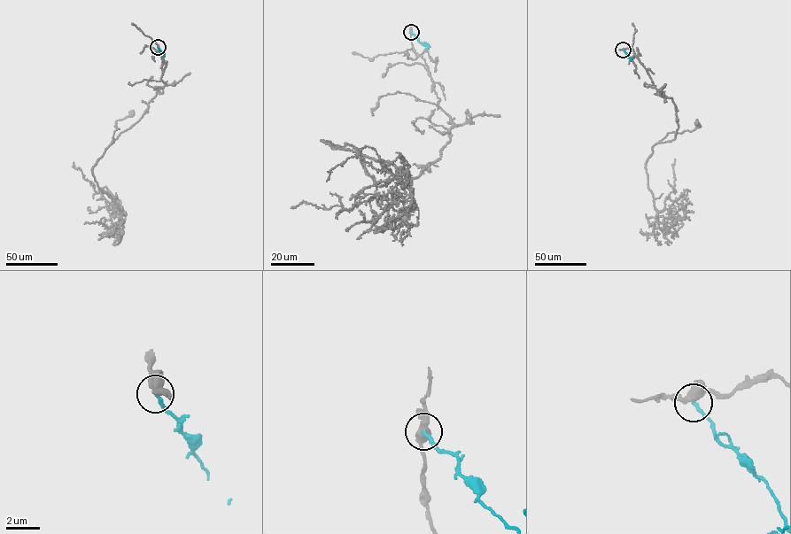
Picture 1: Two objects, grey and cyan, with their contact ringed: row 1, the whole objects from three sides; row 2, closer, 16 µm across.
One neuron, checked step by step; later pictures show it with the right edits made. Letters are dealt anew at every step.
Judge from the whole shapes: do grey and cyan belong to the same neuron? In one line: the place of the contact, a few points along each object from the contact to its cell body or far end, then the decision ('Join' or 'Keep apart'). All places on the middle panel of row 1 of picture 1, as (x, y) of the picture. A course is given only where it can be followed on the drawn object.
Place: (411, 32). Course of grey: (410, 32), (450, 140), (418, 177), (377, 182), (358, 151), (376, 186), (374, 224), (405, 219). Course of cyan: (410, 32), (423, 46), (429, 46), (423, 42). Keep apart

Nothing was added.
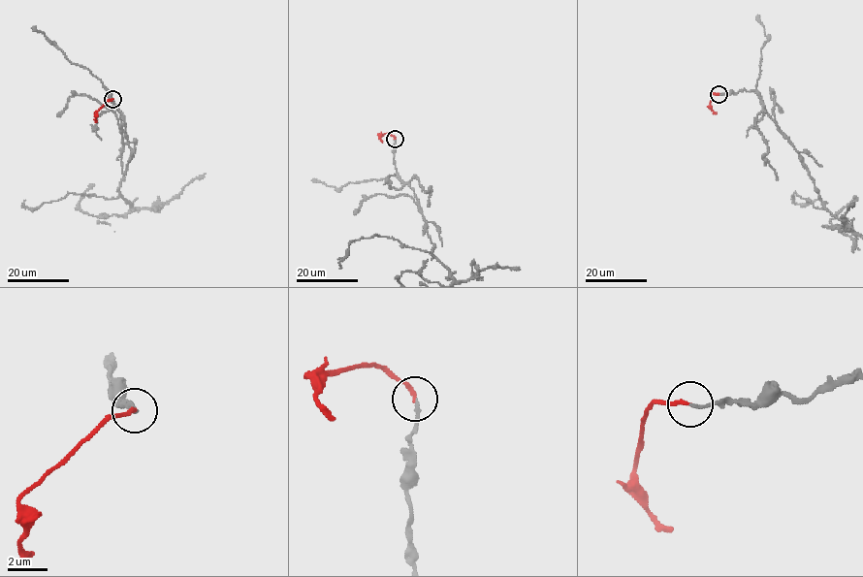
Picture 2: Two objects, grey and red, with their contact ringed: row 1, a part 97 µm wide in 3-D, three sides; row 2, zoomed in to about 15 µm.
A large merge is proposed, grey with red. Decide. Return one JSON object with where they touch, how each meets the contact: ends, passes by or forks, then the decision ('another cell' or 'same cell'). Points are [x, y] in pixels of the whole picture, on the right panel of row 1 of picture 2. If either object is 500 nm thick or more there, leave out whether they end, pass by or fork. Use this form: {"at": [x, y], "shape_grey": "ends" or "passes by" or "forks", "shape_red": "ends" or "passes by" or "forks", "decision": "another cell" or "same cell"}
{"at": [719, 94], "shape_grey": "ends", "shape_red": "ends", "decision": "same cell"}

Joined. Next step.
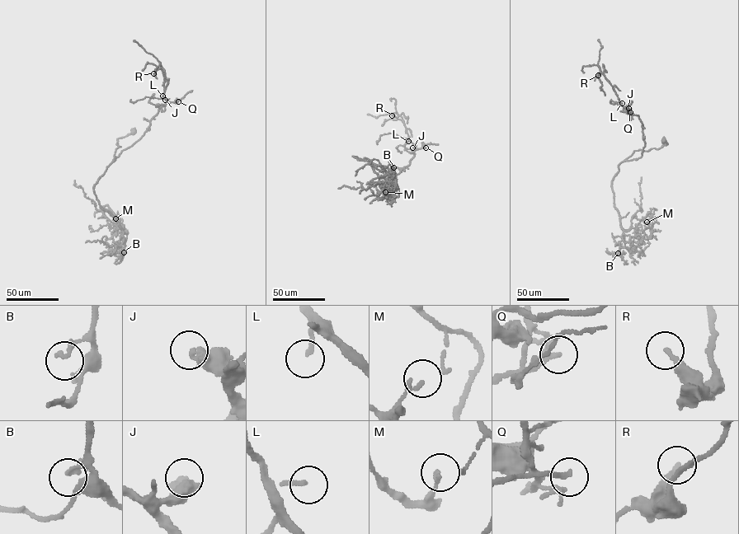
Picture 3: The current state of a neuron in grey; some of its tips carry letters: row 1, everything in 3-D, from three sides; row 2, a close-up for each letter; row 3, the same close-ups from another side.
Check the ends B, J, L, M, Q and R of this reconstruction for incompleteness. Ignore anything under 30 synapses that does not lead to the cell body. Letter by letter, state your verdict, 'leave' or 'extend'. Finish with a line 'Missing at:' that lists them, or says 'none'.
B: leave
J: leave
L: leave
M: leave
Q: extend
R: leave
Missing at: Q

